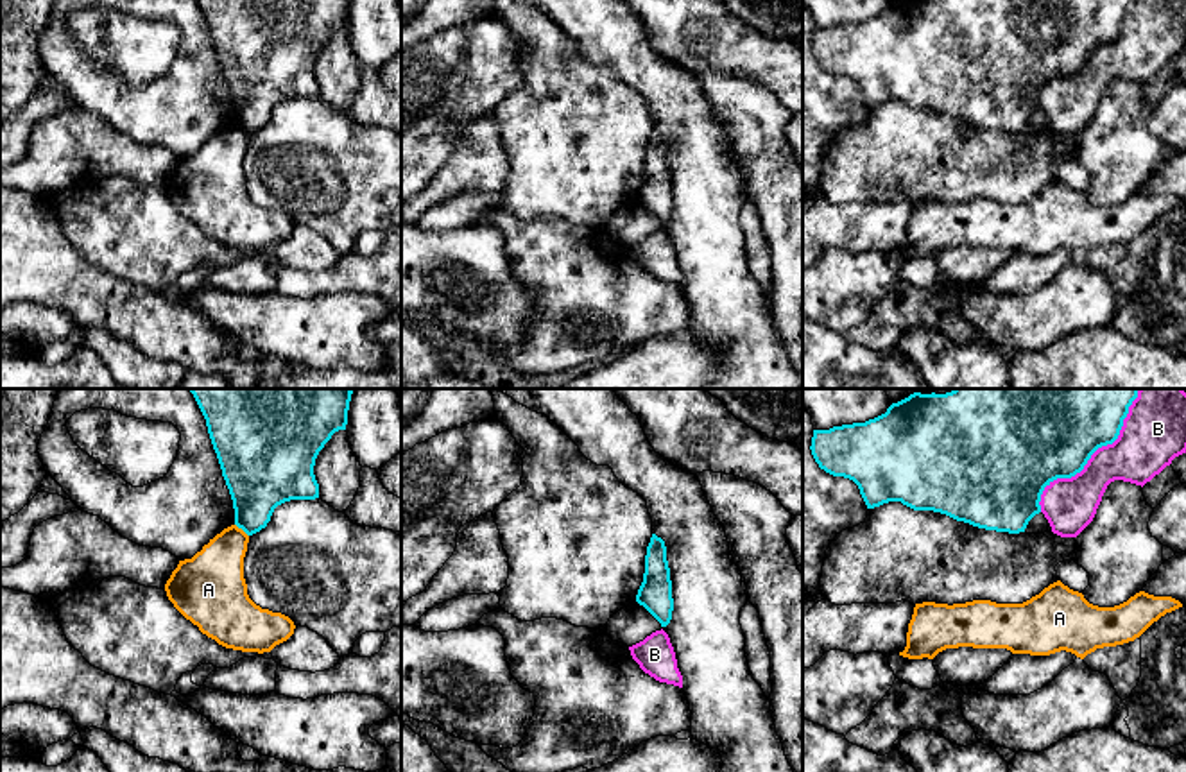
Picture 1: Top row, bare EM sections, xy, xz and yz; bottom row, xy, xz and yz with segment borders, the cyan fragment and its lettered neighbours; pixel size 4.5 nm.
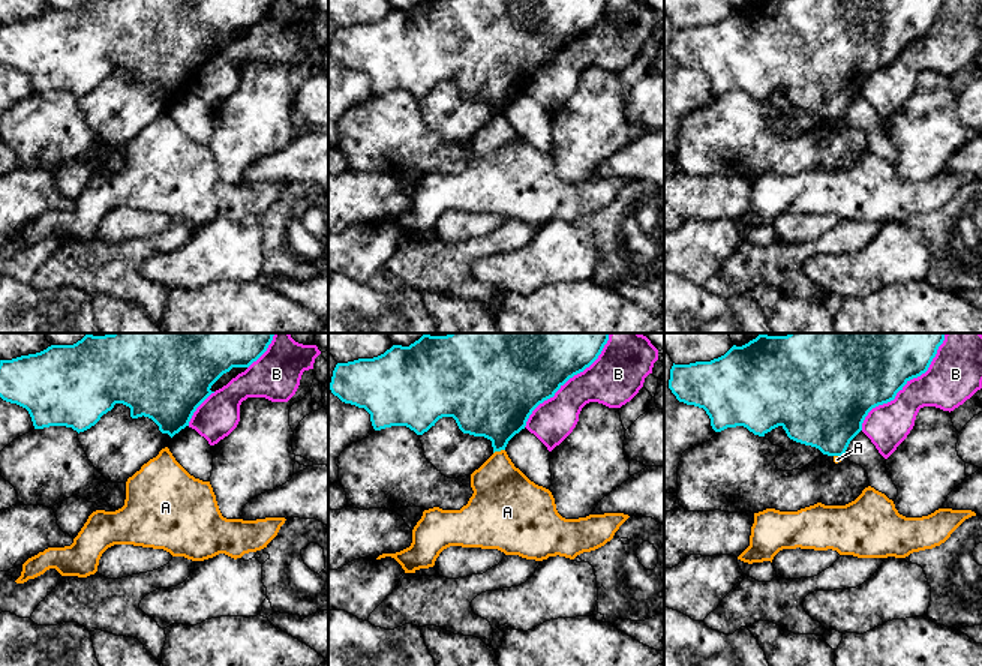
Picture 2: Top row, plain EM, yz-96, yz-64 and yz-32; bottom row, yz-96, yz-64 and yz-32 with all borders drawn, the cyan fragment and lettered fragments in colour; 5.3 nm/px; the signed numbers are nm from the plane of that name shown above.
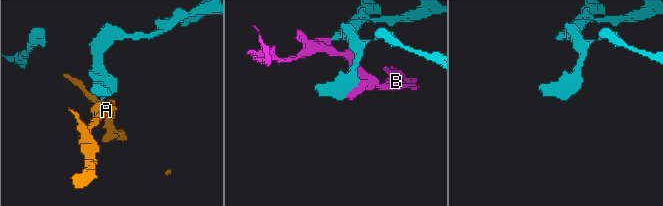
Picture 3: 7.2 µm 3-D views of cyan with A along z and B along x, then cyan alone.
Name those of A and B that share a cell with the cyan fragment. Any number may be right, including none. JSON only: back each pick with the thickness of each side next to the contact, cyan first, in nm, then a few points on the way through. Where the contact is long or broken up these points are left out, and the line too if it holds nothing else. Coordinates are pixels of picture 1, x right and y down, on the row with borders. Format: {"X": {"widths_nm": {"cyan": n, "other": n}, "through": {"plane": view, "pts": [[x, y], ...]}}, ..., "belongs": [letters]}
{"belongs": []}

